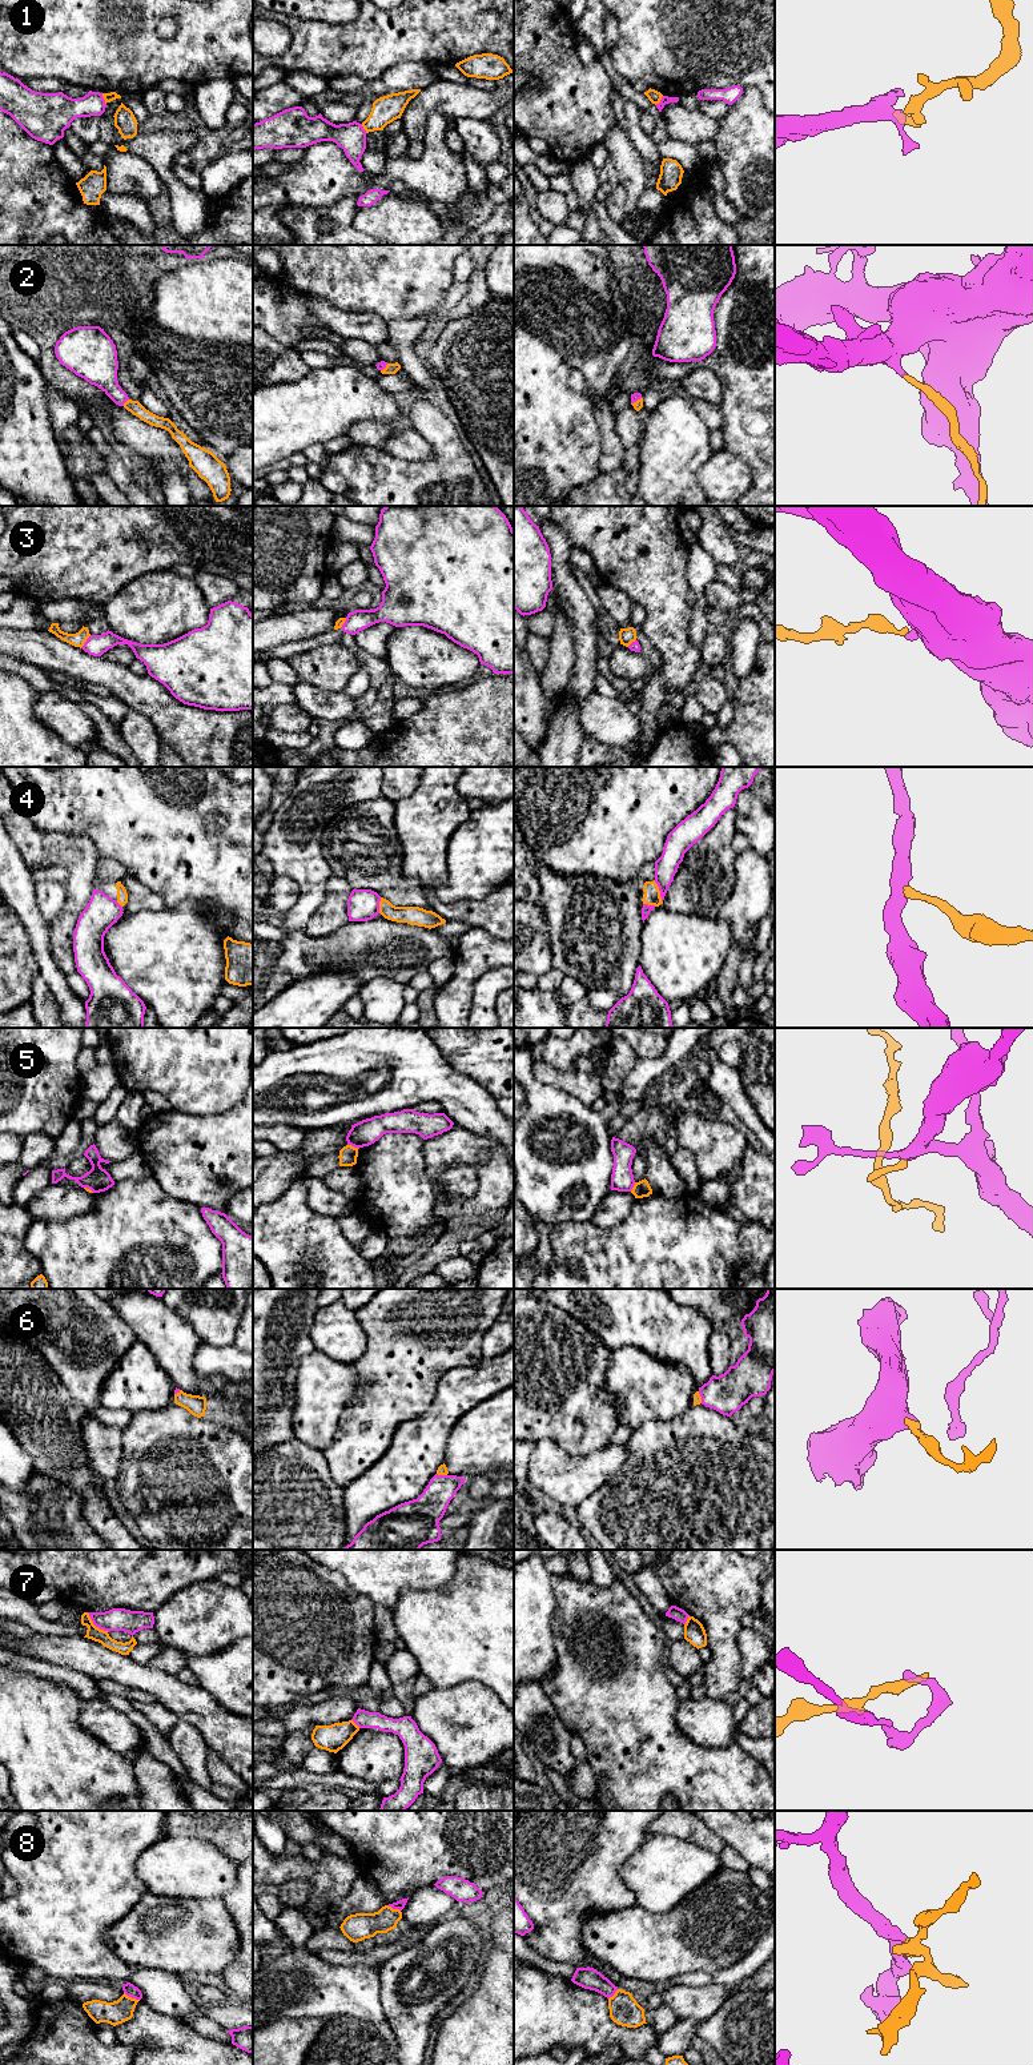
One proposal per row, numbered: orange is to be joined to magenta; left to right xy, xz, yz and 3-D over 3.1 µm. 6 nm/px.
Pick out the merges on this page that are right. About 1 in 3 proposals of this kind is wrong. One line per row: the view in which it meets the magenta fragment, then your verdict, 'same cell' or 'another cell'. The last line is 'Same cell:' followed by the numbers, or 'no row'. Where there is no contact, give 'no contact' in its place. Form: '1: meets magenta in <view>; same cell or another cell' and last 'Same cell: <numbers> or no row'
1: meets magenta in xy; another cell
2: meets magenta in xy; same cell
3: meets magenta in xy; another cell
4: meets magenta in yz; another cell
5: meets magenta in xz; another cell
6: meets magenta in yz; same cell
7: meets magenta in xy; another cell
8: meets magenta in xy; another cell
Same cell: 2, 6

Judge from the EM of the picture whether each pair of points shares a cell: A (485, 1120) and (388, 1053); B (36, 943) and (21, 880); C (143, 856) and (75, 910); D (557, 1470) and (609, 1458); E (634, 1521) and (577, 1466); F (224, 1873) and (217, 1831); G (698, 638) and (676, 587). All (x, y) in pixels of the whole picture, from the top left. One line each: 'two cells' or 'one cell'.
A: one cell
B: one cell
C: two cells
D: one cell
E: two cells
F: two cells
G: two cells

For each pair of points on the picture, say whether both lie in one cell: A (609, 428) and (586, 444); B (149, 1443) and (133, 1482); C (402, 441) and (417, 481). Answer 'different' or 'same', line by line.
A: different
B: same
C: different

